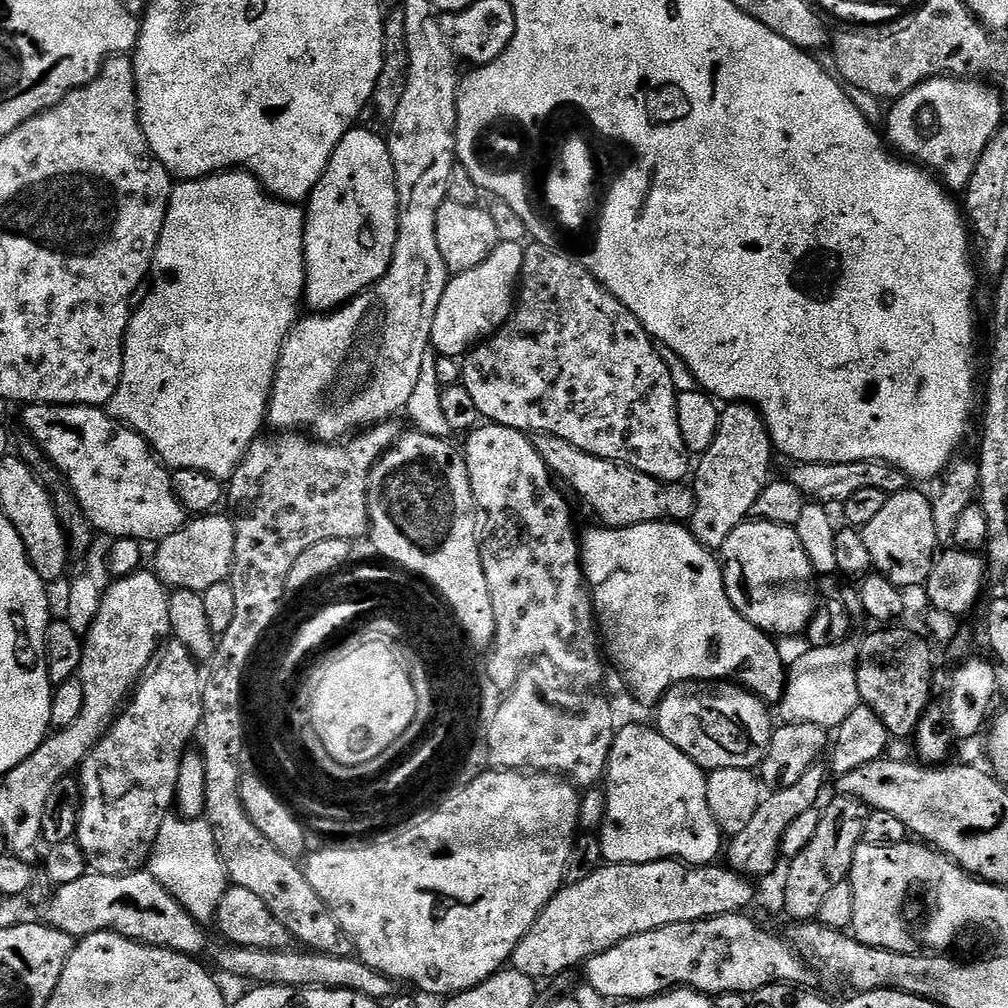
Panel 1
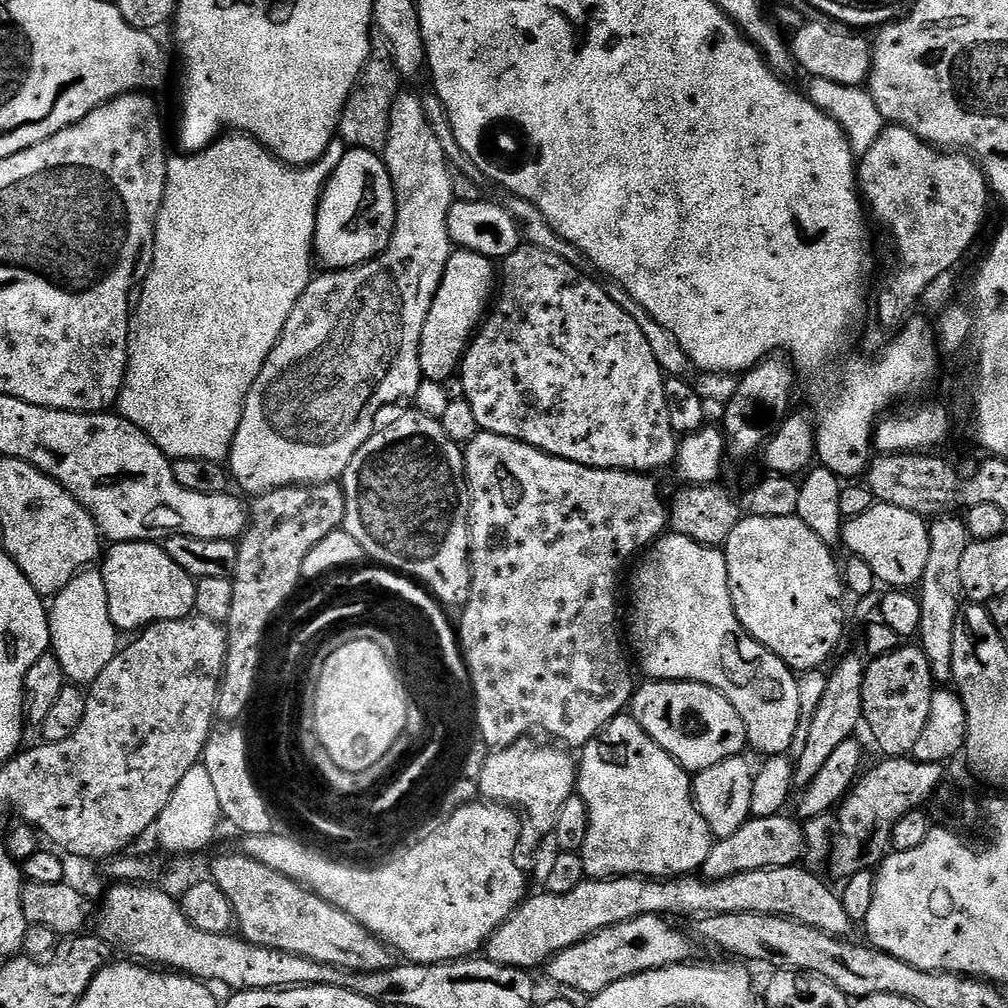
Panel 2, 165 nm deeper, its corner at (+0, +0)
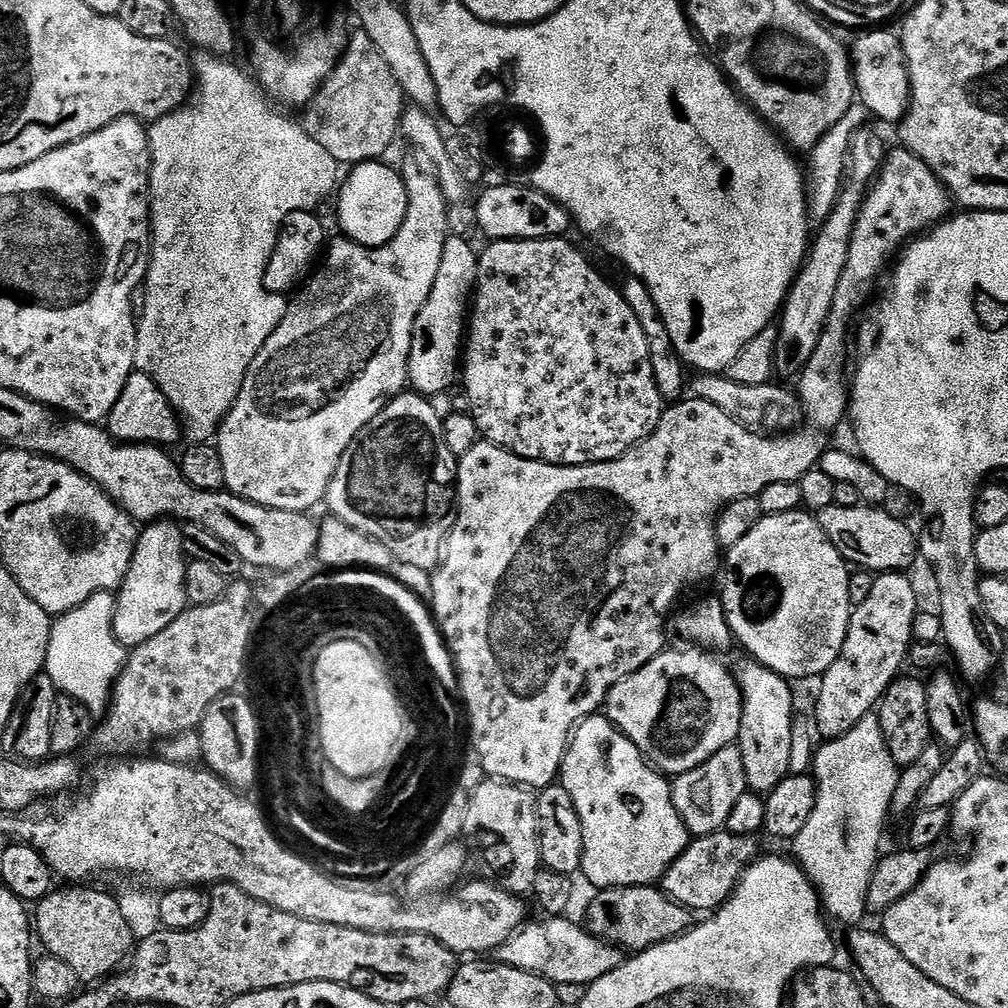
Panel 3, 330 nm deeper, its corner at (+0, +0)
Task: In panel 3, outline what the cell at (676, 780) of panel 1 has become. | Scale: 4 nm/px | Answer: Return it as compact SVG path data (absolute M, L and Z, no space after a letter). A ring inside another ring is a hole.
M607 715L587 716L581 724L577 724L568 741L568 753L564 756L558 780L566 794L570 794L582 822L582 876L593 884L593 889L655 885L663 881L669 866L688 849L690 833L672 801L669 777L653 768L630 738L609 722Z

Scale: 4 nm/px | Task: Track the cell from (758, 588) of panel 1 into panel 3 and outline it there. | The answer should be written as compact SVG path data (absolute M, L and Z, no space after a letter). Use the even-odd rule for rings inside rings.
M804 511L761 515L754 530L750 530L742 542L727 549L722 564L724 589L718 592L735 643L741 644L751 659L789 682L808 680L811 676L819 678L834 666L838 654L842 654L853 609L849 595L848 561L832 545L830 538L826 538L819 519Z

